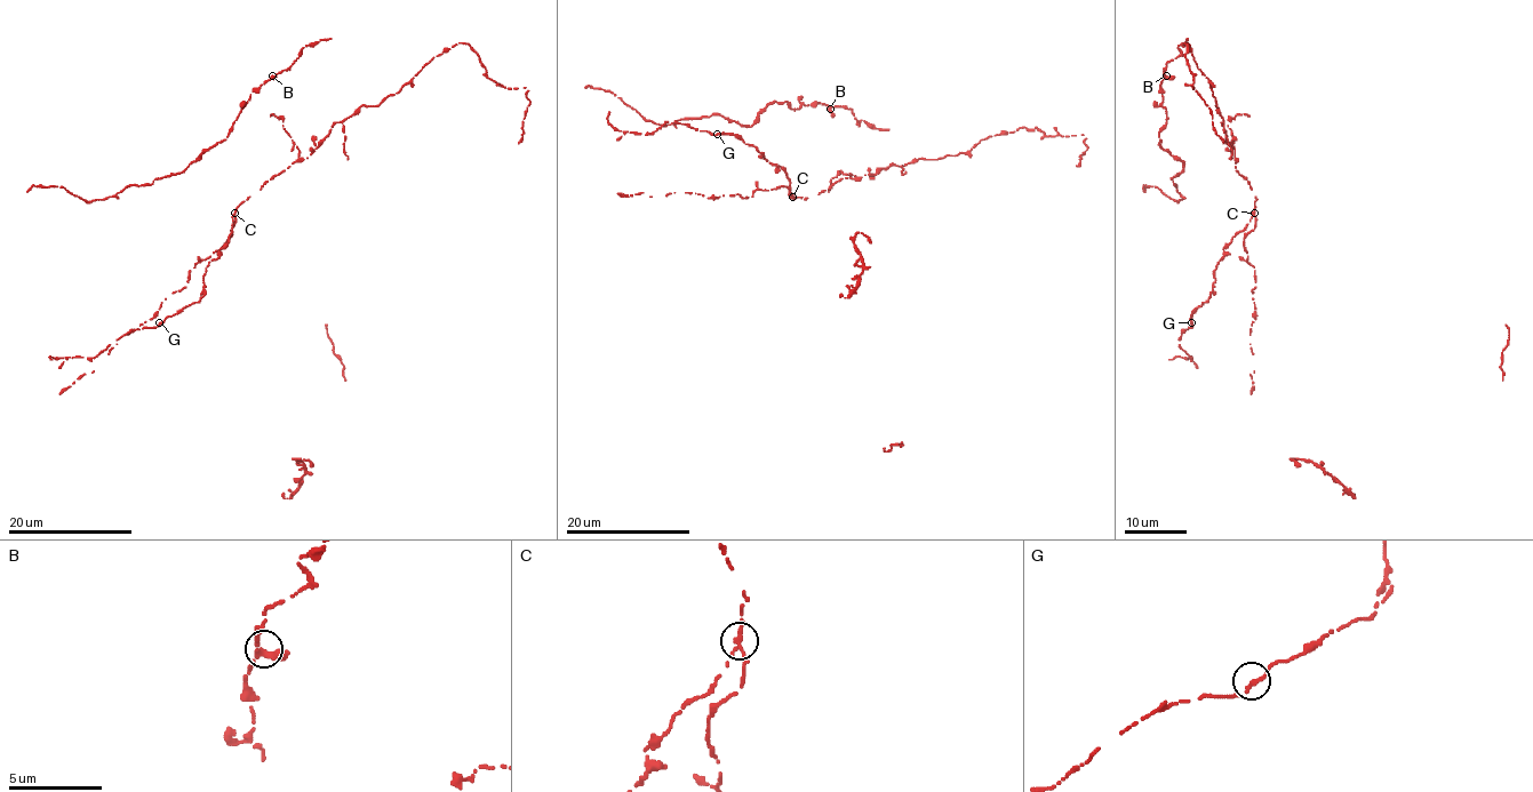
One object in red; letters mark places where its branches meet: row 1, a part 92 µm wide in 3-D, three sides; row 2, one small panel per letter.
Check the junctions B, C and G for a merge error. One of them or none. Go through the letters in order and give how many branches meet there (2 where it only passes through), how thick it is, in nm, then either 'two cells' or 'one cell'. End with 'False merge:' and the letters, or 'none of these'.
B: branches 3; calibre 240 nm; one cell
C: branches 3; calibre 200 nm; two cells
G: branches 2; calibre 220 nm; one cell
False merge: C

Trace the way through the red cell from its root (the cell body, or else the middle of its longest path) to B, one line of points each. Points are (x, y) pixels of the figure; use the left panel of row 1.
B: (229, 134), (253, 90), (272, 76)

